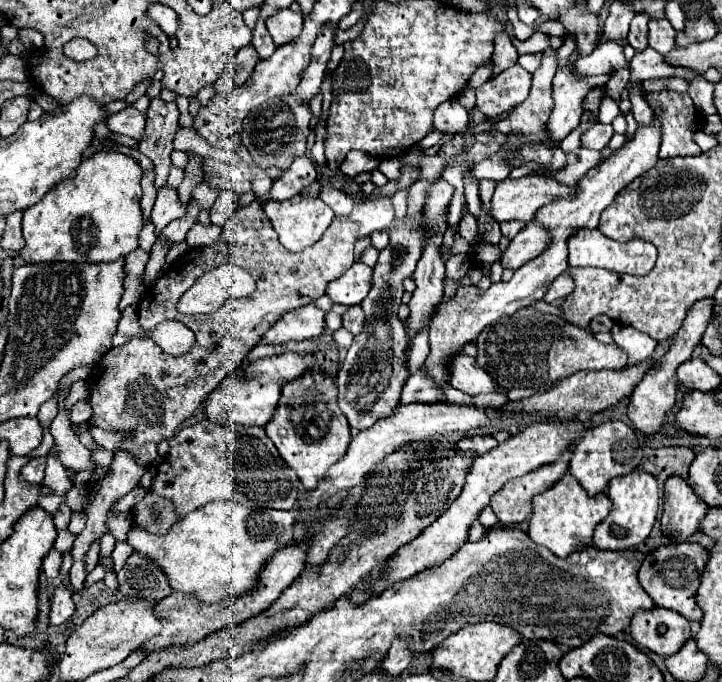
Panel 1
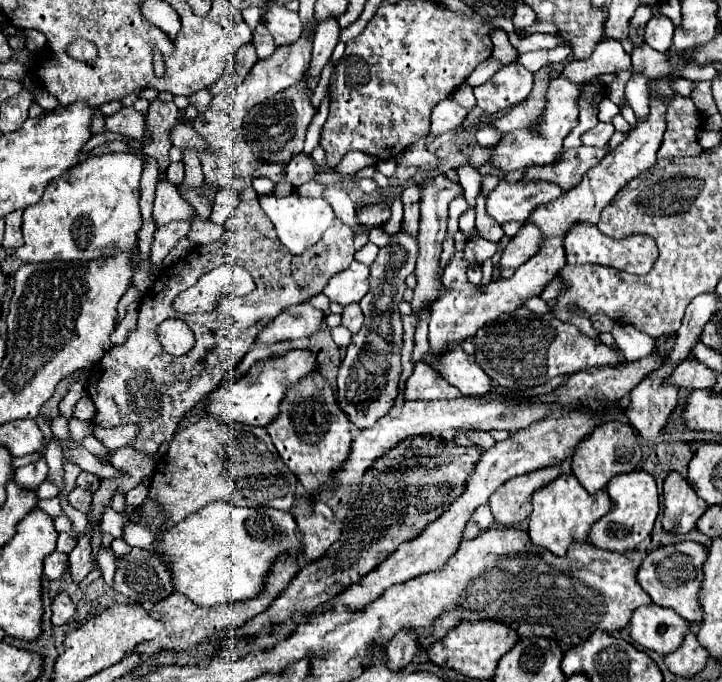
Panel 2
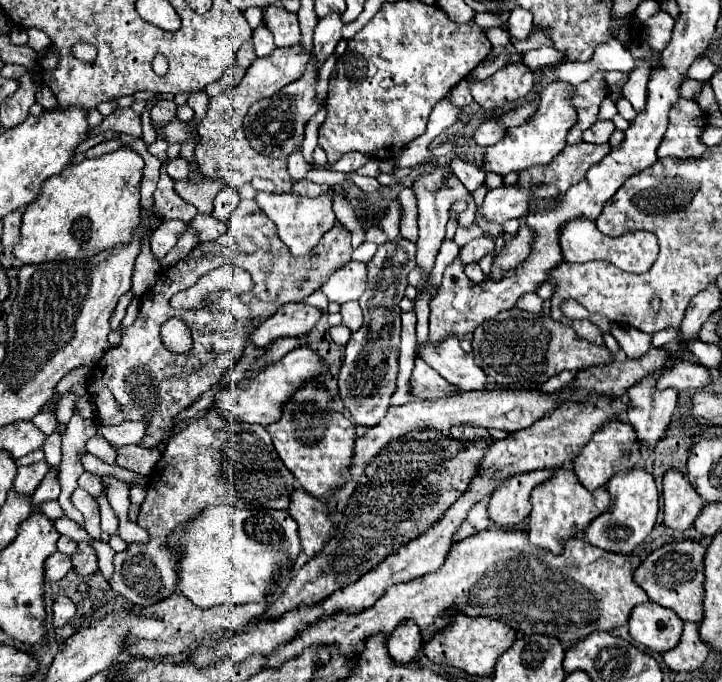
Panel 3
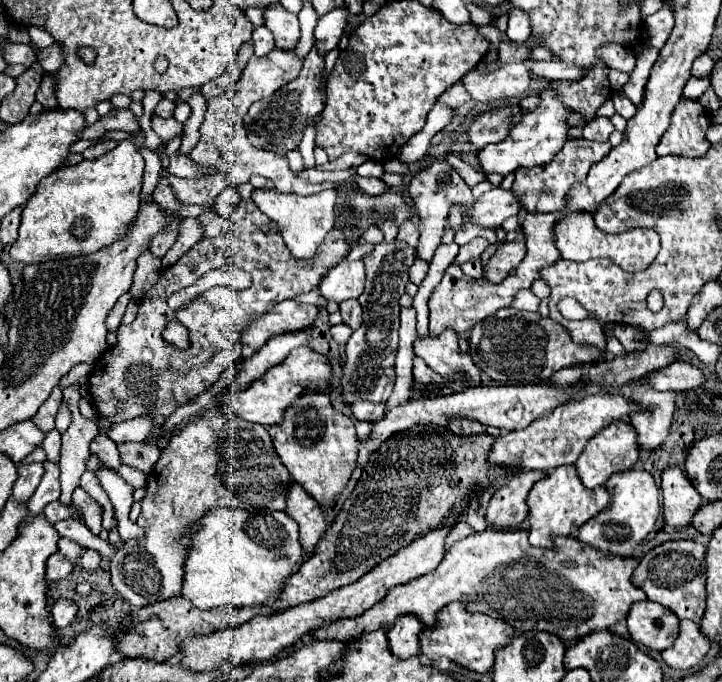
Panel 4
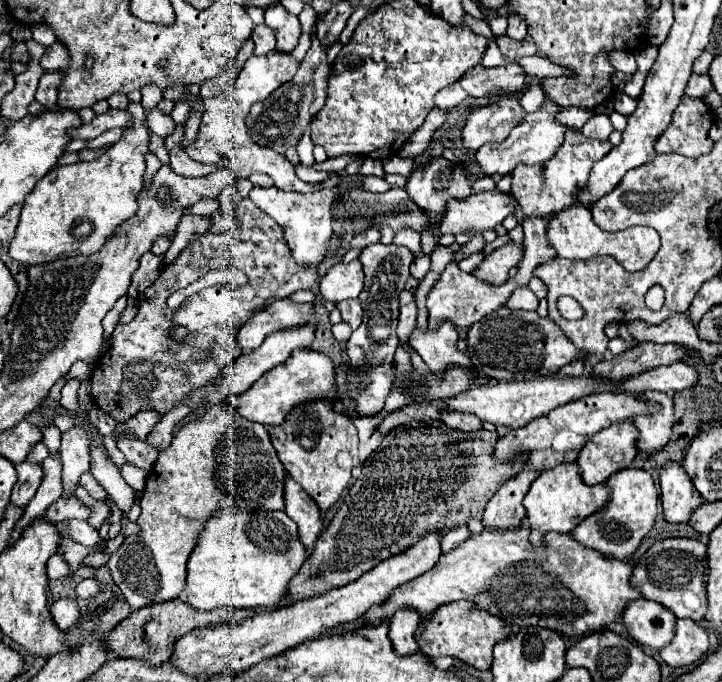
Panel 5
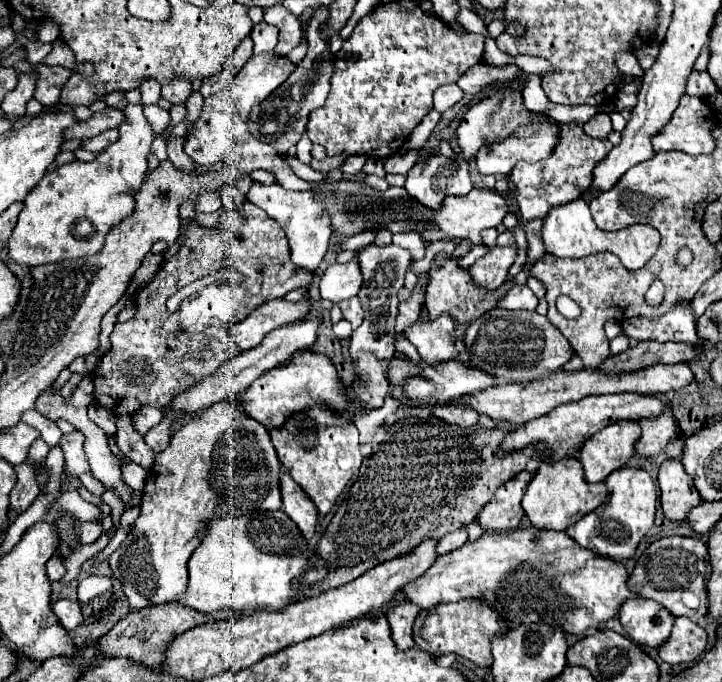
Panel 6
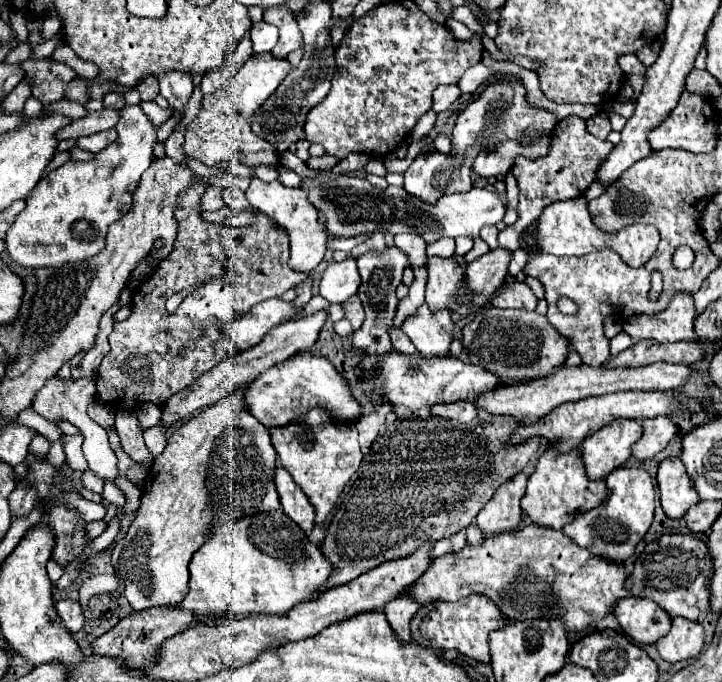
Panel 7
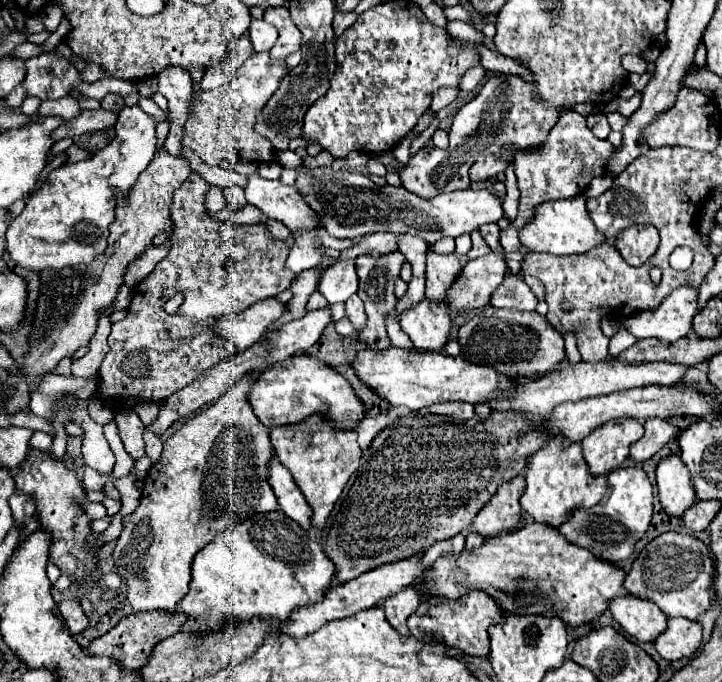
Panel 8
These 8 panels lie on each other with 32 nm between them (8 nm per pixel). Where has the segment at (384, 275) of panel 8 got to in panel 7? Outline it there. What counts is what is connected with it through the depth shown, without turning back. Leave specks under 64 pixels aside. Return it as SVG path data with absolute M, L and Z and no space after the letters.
M388 248L384 252L366 252L356 258L358 262L358 272L360 272L360 290L358 296L364 304L366 310L366 320L360 330L354 332L354 346L362 348L362 352L376 356L376 354L386 354L392 350L392 342L388 336L388 328L392 324L394 312L396 312L396 286L402 282L402 270L408 266L408 258L402 250L398 248Z

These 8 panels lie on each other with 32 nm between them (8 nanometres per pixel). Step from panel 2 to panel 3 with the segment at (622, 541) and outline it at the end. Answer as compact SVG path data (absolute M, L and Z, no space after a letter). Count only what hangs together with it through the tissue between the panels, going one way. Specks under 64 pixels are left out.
M628 470L615 474L608 480L606 489L610 494L612 506L606 510L606 514L600 514L600 518L594 518L584 534L580 534L582 540L586 540L592 546L598 546L608 552L616 554L632 554L634 548L652 532L658 516L658 488L646 470Z

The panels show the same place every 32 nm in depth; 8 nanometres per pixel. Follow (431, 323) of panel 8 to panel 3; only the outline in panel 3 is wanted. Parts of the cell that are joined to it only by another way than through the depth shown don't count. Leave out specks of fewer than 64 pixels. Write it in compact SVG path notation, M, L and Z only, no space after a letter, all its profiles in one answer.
M444 338L440 342L424 342L416 346L418 356L432 366L442 378L450 384L458 386L460 390L484 390L486 388L486 374L474 364L472 354L466 354L458 338Z

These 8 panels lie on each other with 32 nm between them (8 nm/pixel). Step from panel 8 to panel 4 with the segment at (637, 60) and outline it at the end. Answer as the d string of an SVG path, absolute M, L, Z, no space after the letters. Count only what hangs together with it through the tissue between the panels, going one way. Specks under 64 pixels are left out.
M610 44L600 48L600 56L604 58L604 62L608 66L612 66L614 70L622 70L626 74L632 74L632 70L636 68L636 58L628 48L620 48L618 44Z

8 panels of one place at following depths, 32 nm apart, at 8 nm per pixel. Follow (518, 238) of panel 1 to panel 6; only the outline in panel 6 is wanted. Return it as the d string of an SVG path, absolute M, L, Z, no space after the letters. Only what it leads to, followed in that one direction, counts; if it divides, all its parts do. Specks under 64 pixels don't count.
M492 248L474 266L468 268L468 274L474 280L474 286L484 290L496 290L508 280L508 268L516 260L514 248Z

